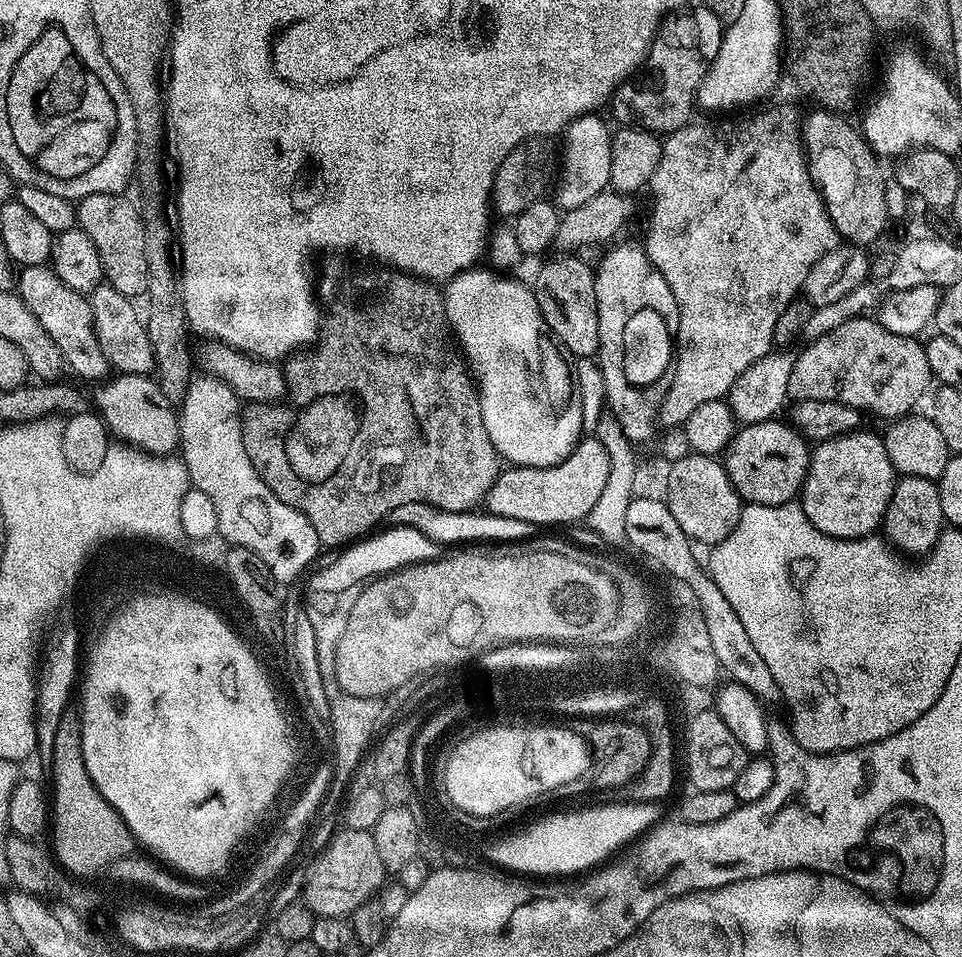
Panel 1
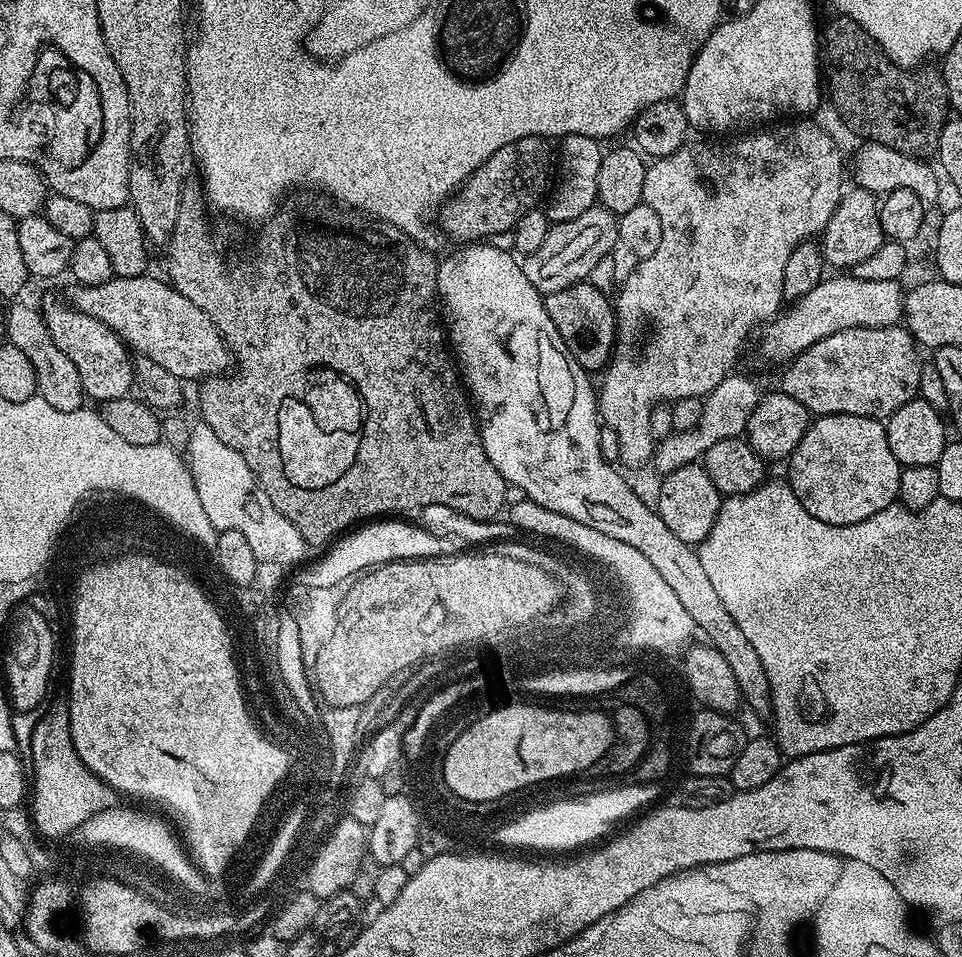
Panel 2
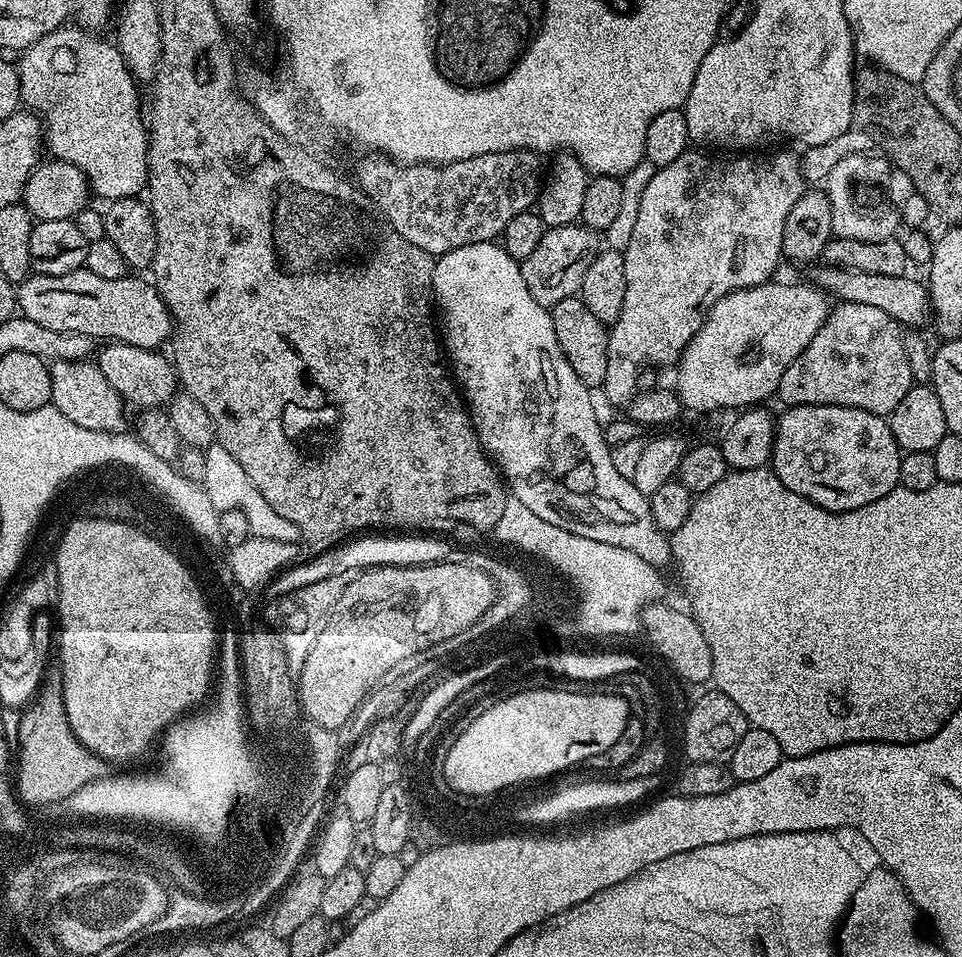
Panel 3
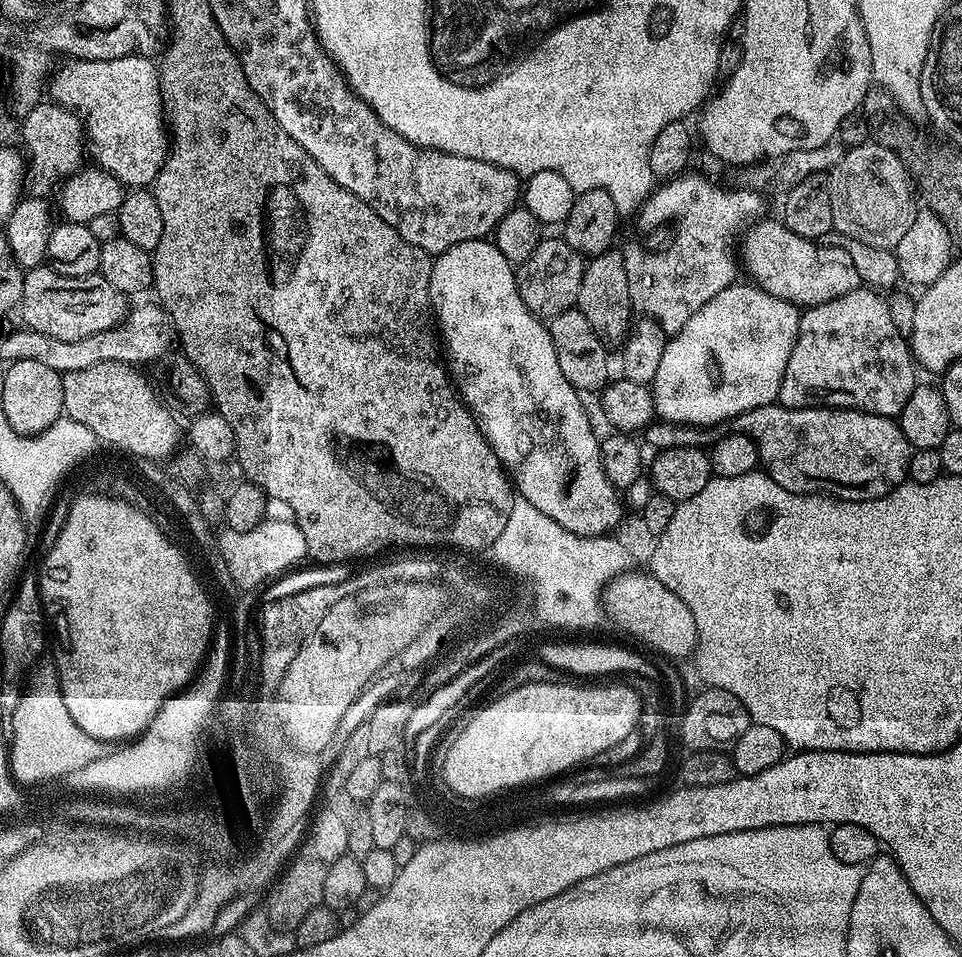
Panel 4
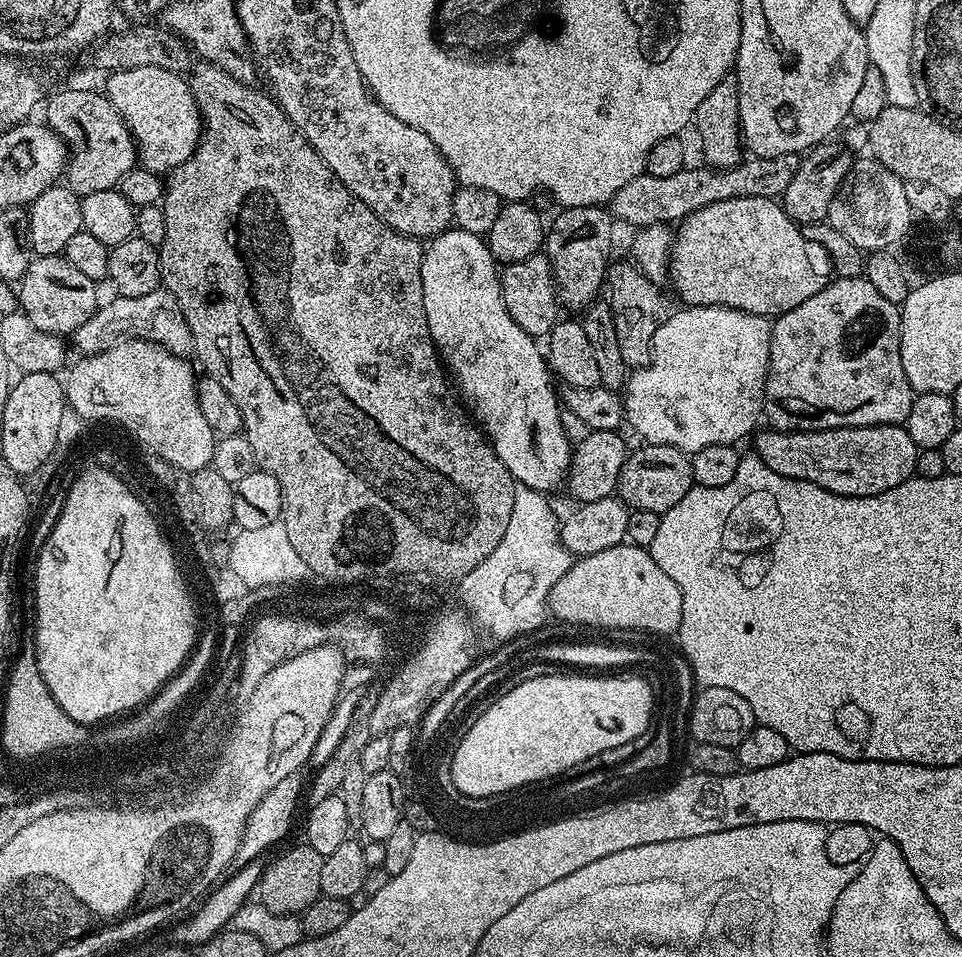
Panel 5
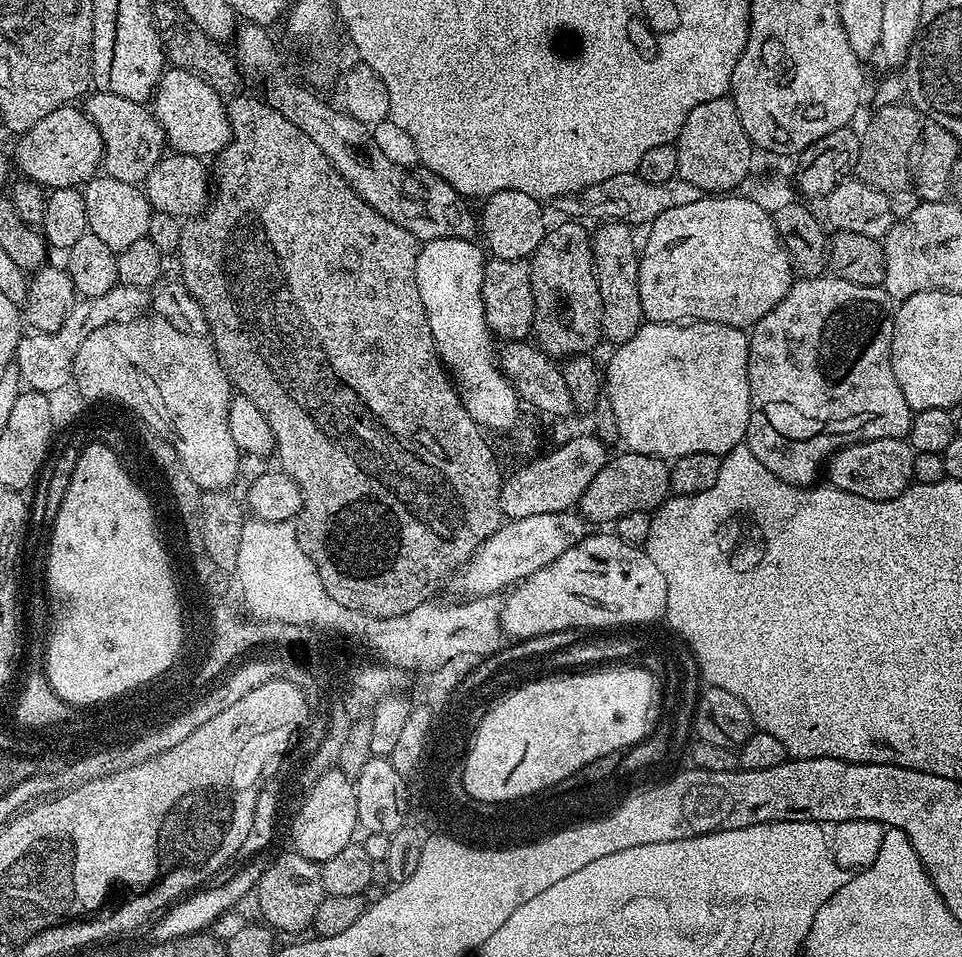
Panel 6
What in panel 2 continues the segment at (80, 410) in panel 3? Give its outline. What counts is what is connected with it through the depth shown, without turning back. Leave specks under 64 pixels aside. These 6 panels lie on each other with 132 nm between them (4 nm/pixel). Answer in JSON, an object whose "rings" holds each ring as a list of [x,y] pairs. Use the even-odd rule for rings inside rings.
{"rings":[[[16,304],[8,312],[4,320],[4,332],[7,343],[18,346],[26,358],[30,358],[30,366],[34,366],[36,390],[39,399],[45,400],[48,408],[59,412],[79,412],[85,403],[84,387],[78,378],[78,370],[74,370],[74,362],[54,346],[54,338],[50,338],[50,330],[44,324],[39,307],[31,308],[28,304]]]}

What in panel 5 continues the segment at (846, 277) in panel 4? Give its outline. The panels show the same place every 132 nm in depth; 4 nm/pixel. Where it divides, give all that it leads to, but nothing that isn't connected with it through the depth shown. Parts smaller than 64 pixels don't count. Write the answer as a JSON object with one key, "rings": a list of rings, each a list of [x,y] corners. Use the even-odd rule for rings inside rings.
{"rings":[[[767,196],[730,198],[726,202],[702,206],[702,210],[694,210],[694,214],[685,216],[674,232],[668,276],[673,290],[680,295],[681,305],[733,308],[746,314],[775,318],[794,310],[794,306],[802,306],[806,298],[814,298],[814,294],[834,278],[834,269],[825,248],[804,237],[801,225],[784,213],[783,203]]]}

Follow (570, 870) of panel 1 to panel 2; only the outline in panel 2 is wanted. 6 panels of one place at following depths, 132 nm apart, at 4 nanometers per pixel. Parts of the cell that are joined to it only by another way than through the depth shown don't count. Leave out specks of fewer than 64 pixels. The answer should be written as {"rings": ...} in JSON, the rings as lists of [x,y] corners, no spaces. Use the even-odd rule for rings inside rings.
{"rings":[[[629,782],[625,788],[612,788],[609,792],[592,792],[589,796],[578,797],[577,800],[560,800],[557,804],[536,808],[533,812],[525,811],[520,816],[520,824],[512,824],[512,828],[504,828],[504,832],[500,832],[500,850],[516,854],[519,853],[519,848],[529,848],[532,852],[541,852],[541,857],[544,858],[560,858],[577,850],[591,849],[601,839],[599,836],[603,832],[613,831],[611,828],[619,820],[632,815],[635,817],[641,810],[647,809],[653,803],[651,800],[659,794],[660,787],[661,785],[656,782]]]}

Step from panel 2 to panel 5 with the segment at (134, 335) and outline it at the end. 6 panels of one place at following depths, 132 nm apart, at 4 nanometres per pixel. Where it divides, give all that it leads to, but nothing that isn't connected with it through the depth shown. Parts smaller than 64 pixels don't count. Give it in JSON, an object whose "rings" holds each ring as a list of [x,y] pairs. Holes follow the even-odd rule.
{"rings":[[[33,255],[26,274],[18,282],[18,308],[26,318],[30,318],[30,322],[34,322],[34,326],[38,326],[38,330],[67,337],[76,333],[78,326],[96,312],[96,288],[97,281],[86,278],[86,274],[70,266],[63,255]]]}

